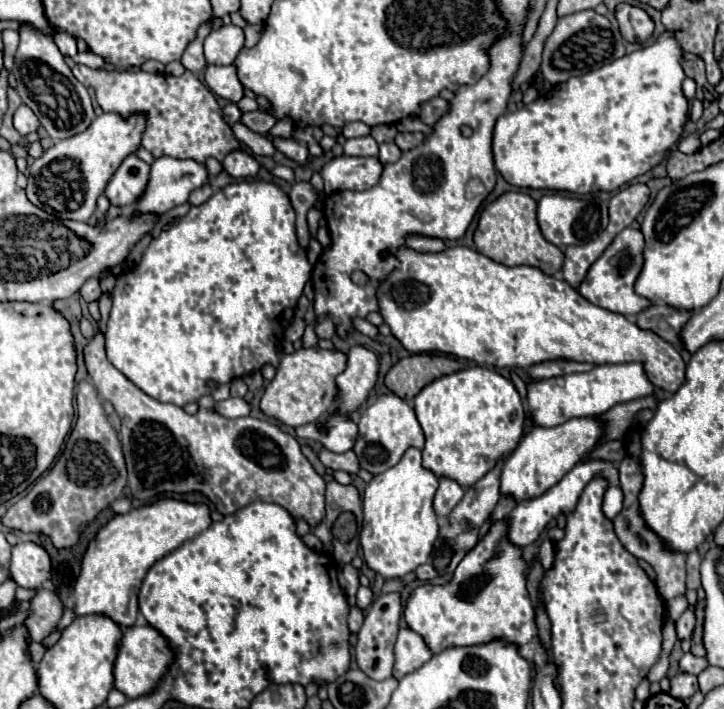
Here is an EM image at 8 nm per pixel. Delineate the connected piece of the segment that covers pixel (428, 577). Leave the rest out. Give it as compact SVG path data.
M432 563L420 565L420 567L416 569L416 579L420 579L420 581L430 581L430 583L434 583L436 577L438 577L438 573L436 573L436 569L432 569Z

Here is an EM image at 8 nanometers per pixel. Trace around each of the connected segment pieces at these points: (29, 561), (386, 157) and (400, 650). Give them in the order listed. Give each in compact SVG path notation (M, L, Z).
M26 541L12 547L10 577L20 587L38 589L50 579L50 575L52 575L52 561L42 545Z
M382 143L382 145L380 145L380 155L378 155L378 159L380 159L384 165L398 161L400 155L402 155L402 151L400 151L400 147L398 147L396 143Z
M402 627L398 633L398 645L394 647L396 665L394 665L394 677L400 679L412 671L416 671L420 665L424 665L434 653L422 639L422 635L414 633L408 627Z

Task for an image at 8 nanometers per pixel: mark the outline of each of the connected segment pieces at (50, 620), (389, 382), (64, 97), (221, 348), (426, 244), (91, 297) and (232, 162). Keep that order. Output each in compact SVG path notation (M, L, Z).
M40 589L38 595L32 599L30 609L32 609L32 617L28 617L24 623L30 629L32 639L36 643L42 643L42 639L48 637L62 619L64 613L62 601L54 591Z
M420 353L420 355L410 355L410 357L400 359L388 371L384 381L392 393L396 393L402 399L406 399L408 403L412 403L412 397L420 391L420 387L424 387L426 383L430 383L442 375L450 375L460 369L462 369L460 361L454 357Z
M28 23L22 25L18 33L20 33L20 45L16 51L12 73L18 83L16 91L20 99L36 113L40 125L54 141L68 139L72 135L86 131L96 117L88 89L72 75L70 67L64 61L64 55L58 51L58 47L50 37L38 33Z
M240 181L226 185L224 189L216 191L204 205L192 207L186 217L182 217L172 229L162 231L158 239L150 243L146 249L140 265L134 271L128 271L118 277L116 287L112 291L112 311L108 317L108 329L106 329L106 355L108 361L124 373L136 387L140 387L146 395L162 401L162 403L174 403L178 407L184 407L188 401L198 401L202 395L210 393L210 387L206 385L208 379L214 379L216 383L224 385L232 381L234 377L244 377L256 369L260 369L266 363L272 363L274 367L280 361L280 339L284 335L284 329L290 325L294 317L294 307L302 295L302 289L306 281L310 279L312 265L308 263L306 251L296 241L296 225L294 225L294 209L290 205L288 195L274 183L268 181Z
M410 235L406 245L418 253L440 253L446 249L446 243L442 239L434 239L434 237L418 237L418 235Z
M88 279L84 285L82 285L82 289L80 289L80 295L88 301L88 303L92 303L92 301L98 301L100 299L100 295L102 295L102 289L100 289L100 281L98 279Z
M236 149L236 151L230 151L224 161L222 161L222 167L224 171L228 171L232 177L238 177L238 179L250 179L258 173L260 169L260 163L254 159L252 153L244 151L244 149Z

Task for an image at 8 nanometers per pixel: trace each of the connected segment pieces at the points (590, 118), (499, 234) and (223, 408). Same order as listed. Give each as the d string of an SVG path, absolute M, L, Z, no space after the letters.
M666 31L654 45L642 47L582 77L570 77L568 83L552 87L534 103L500 115L496 121L496 169L516 187L556 189L576 195L616 191L634 177L650 171L680 139L686 123L688 101L682 95L686 75L680 67L680 55L680 43L672 31Z
M506 191L488 203L480 213L478 227L474 231L474 243L482 255L502 265L532 265L540 267L548 275L554 275L564 263L564 253L542 237L536 221L536 201L528 193Z
M224 399L224 401L216 401L214 403L214 411L220 413L222 417L228 417L228 419L234 419L234 417L244 417L250 413L250 407L244 399Z

